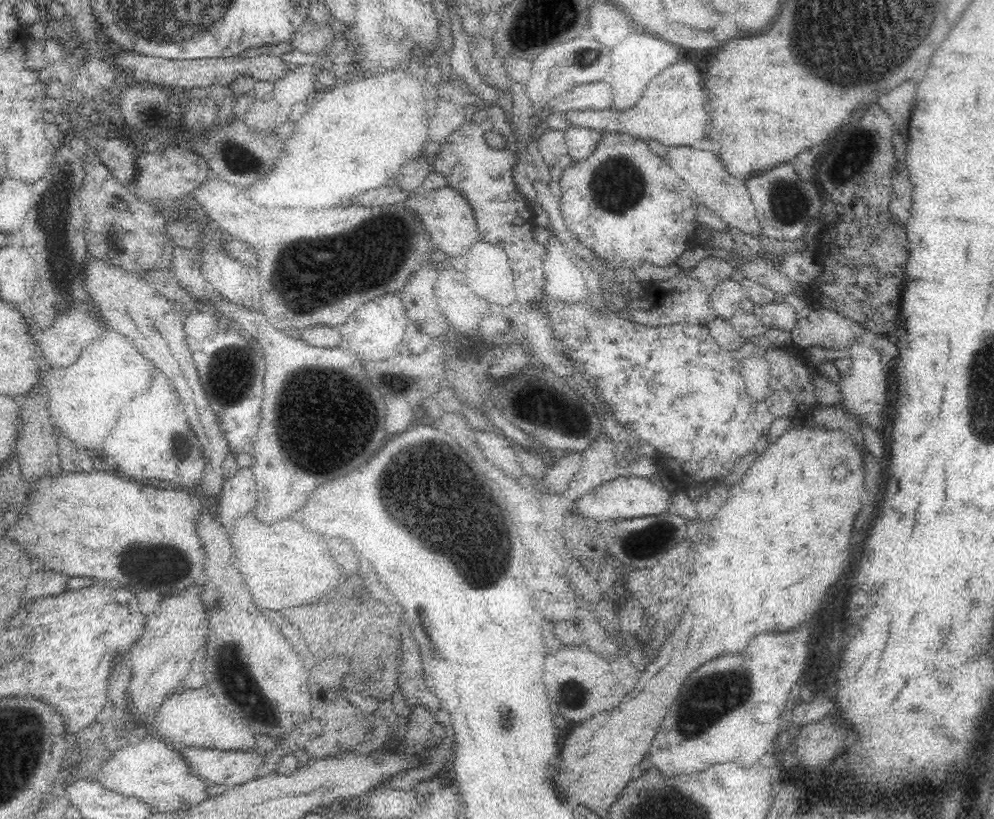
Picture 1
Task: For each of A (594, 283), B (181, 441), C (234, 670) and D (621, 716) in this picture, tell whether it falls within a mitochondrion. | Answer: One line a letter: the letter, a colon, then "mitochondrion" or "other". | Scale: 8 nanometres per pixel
A: other
B: mitochondrion
C: mitochondrion
D: other

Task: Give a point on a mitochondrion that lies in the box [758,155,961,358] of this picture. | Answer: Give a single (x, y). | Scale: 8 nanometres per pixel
(790, 203)

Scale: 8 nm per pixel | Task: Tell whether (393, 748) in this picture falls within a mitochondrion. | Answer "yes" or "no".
no

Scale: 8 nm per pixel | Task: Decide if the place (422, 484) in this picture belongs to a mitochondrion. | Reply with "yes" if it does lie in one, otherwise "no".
yes

